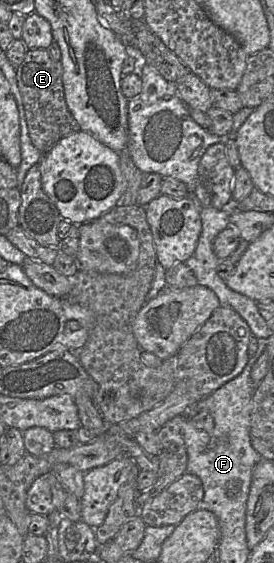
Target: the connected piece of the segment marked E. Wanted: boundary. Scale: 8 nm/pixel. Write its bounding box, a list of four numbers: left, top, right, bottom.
[17,49,81,154]

